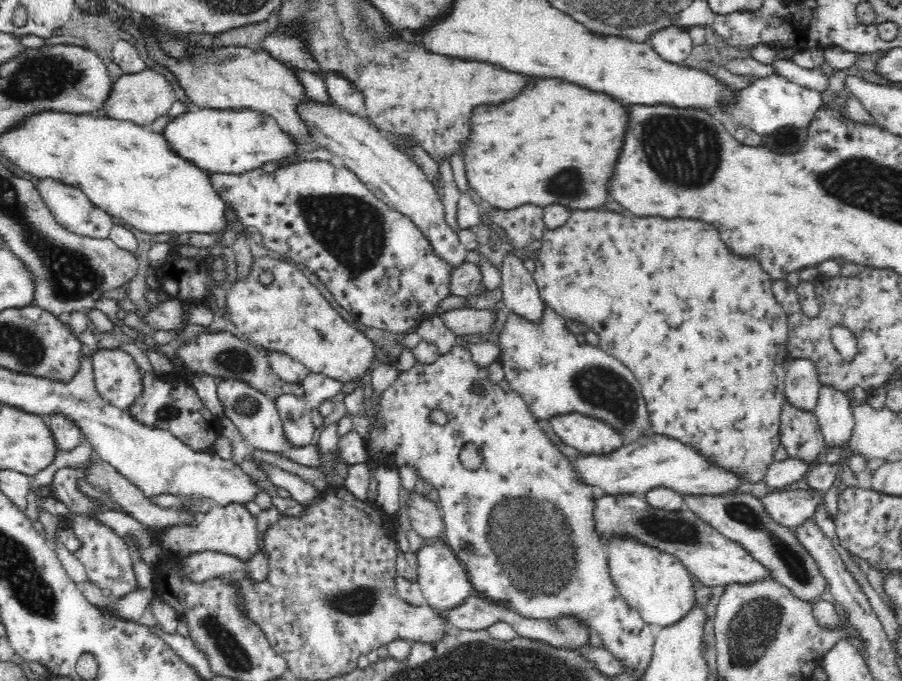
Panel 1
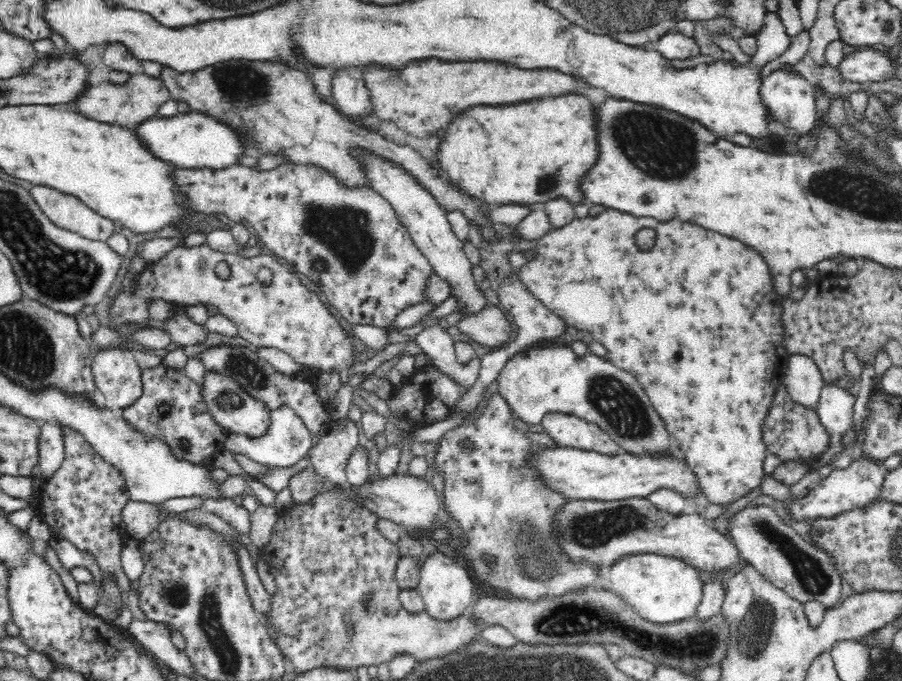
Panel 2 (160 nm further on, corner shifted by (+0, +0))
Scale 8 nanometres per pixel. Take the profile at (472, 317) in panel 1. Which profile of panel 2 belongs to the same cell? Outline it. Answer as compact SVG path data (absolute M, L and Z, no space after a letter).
M486 304L476 312L466 313L455 326L479 344L498 350L510 340L510 324L500 308Z

